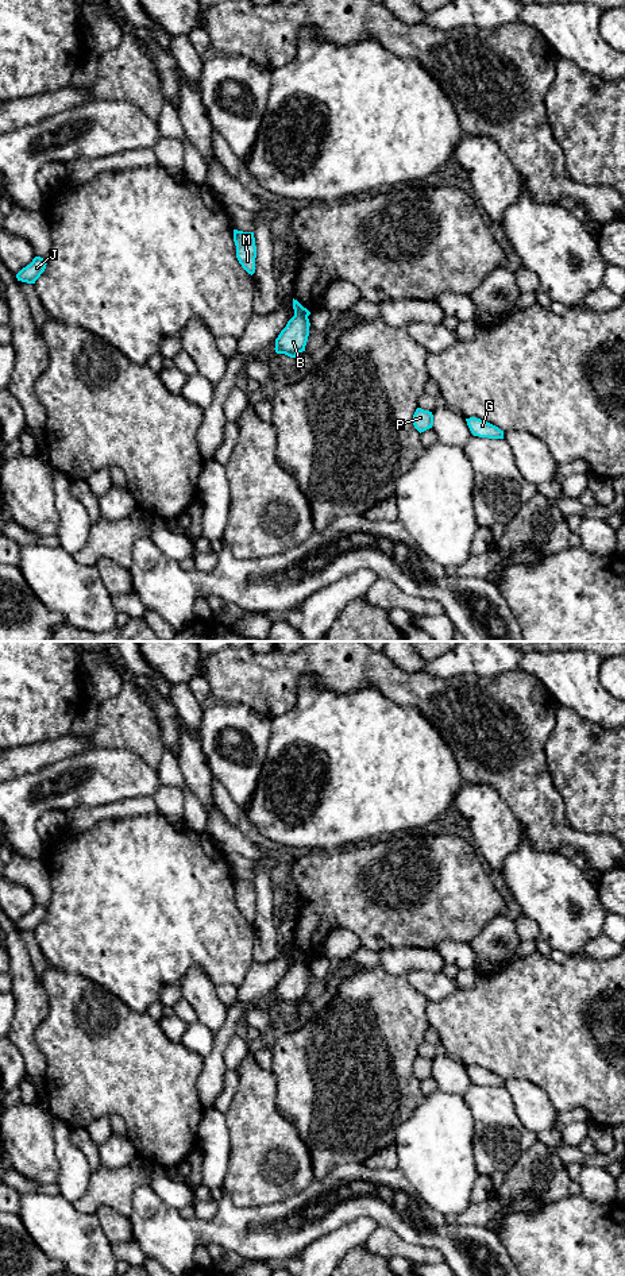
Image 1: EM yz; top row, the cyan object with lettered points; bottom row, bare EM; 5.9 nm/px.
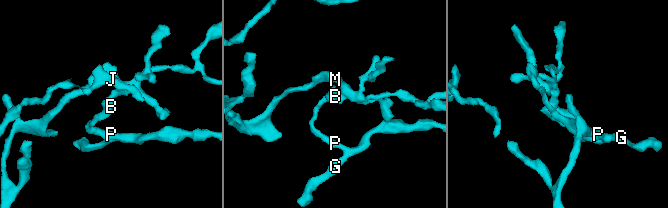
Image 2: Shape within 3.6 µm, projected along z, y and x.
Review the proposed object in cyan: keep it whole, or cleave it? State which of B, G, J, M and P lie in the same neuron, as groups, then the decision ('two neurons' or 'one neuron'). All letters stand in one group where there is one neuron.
B G P / J M; two neurons

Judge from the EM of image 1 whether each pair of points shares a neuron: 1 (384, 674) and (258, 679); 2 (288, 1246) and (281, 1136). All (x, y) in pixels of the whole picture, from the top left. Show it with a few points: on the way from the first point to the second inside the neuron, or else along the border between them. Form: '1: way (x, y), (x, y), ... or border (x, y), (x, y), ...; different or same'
1: way (352, 666), (289, 667); same
2: border (312, 1180), (301, 1191), (281, 1201), (254, 1206); different

